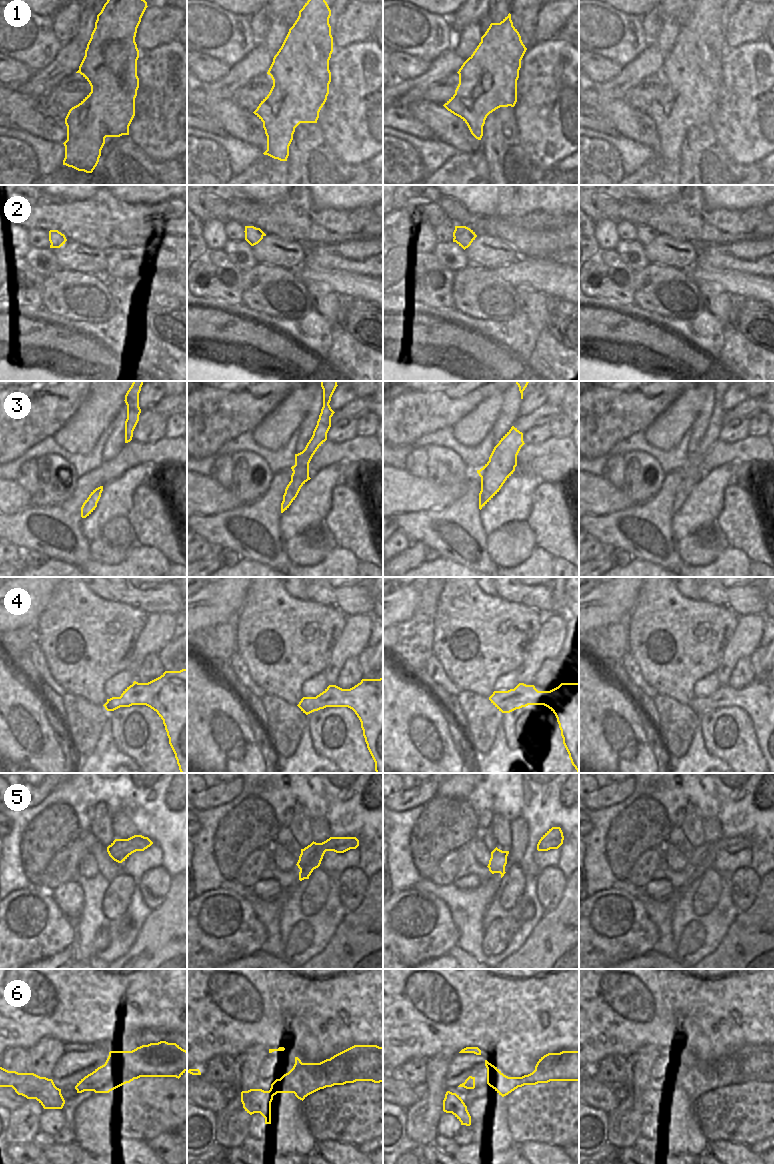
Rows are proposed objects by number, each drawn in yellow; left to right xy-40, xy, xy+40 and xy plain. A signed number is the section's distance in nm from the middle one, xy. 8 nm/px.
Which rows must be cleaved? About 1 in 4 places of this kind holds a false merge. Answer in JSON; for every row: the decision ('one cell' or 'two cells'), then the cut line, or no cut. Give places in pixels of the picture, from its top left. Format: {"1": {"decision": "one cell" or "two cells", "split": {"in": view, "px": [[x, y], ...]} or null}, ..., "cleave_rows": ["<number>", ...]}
{"1": {"decision": "one cell", "split": null}, "2": {"decision": "one cell", "split": null}, "3": {"decision": "one cell", "split": null}, "4": {"decision": "one cell", "split": null}, "5": {"decision": "one cell", "split": null}, "6": {"decision": "two cells", "split": {"in": "xy", "px": [[269, 1090], [276, 1093]]}}, "cleave_rows": ["6"]}

